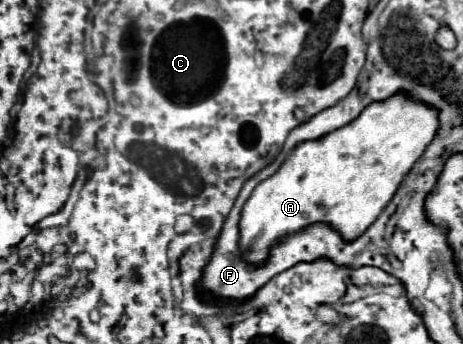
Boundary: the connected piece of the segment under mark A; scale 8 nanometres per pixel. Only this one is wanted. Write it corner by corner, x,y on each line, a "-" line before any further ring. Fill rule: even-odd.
397,91
395,95
383,101
375,101
367,105
359,113
359,117
353,119
349,125
343,125
341,129
335,129
319,139
299,143
283,161
279,171
269,179
261,181
253,189
251,197
247,199
241,211
239,243
243,257
249,263
261,263
267,259
269,249
277,241
317,221
325,221
333,225
337,231
341,231
345,241
353,241
379,217
385,205
393,199
395,191
411,171
413,163
433,141
437,129
439,129
439,111
435,107
427,105
421,99
413,99
407,91

